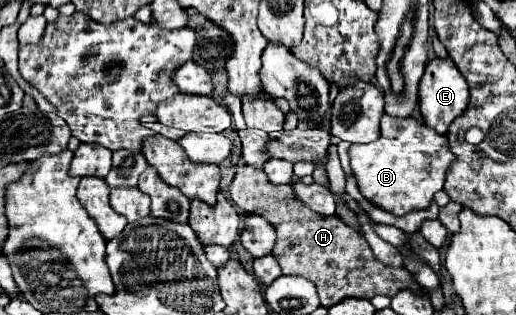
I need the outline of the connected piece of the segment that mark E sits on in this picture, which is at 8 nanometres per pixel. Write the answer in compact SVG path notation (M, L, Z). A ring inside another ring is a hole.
M434 58L426 64L426 72L420 80L420 110L422 110L422 118L424 118L426 126L434 128L438 134L446 134L452 120L466 112L468 98L470 98L468 84L450 58L448 60Z

